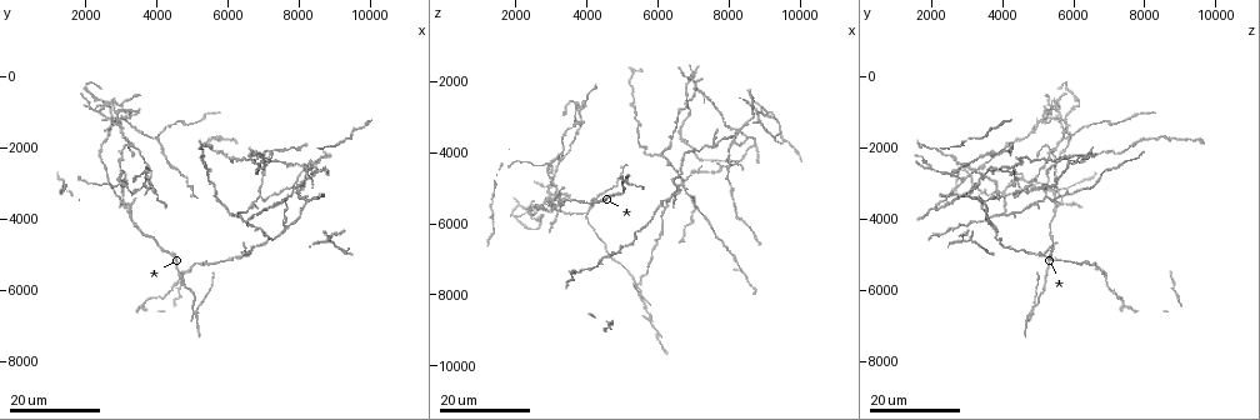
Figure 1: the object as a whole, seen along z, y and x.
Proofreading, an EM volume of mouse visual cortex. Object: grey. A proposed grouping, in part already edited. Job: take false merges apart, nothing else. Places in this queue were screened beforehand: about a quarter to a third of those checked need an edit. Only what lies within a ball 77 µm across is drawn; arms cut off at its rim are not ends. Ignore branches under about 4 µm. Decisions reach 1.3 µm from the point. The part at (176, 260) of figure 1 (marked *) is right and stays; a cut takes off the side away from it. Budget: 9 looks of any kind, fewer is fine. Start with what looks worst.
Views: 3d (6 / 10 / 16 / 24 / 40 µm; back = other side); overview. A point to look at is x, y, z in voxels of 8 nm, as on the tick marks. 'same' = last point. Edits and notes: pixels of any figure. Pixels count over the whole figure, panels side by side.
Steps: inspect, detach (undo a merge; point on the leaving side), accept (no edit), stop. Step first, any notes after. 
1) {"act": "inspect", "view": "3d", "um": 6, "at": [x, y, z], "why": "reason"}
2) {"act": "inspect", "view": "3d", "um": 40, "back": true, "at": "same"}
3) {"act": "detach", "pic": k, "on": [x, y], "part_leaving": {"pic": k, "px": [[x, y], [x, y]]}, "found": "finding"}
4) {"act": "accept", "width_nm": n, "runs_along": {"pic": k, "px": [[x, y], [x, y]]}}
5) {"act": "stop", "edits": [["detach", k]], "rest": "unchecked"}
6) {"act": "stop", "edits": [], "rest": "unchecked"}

{"act": "inspect", "view": "3d", "um": 16, "at": [5100, 6600, 4900], "why": "four-way junction"}

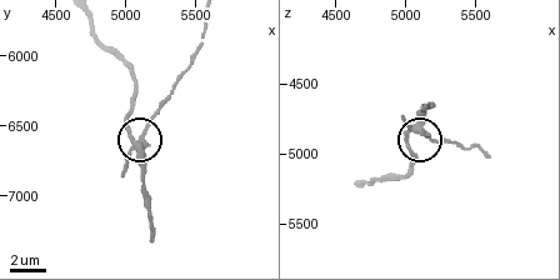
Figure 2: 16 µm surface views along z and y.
{"act": "inspect", "view": "3d", "um": 6, "at": [5100, 6600, 4860]}

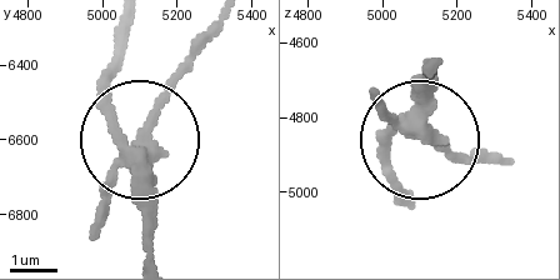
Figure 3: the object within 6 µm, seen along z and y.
{"act": "inspect", "view": "3d", "um": 6, "back": true, "at": [5110, 6600, 4840], "why": "from behind"}

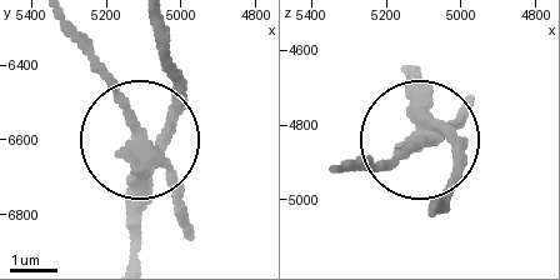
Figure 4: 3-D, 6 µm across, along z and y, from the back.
{"act": "detach", "pic": 4, "on": [186, 219], "part_leaving": {"pic": 4, "px": [[148, 165], [131, 109], [76, 25]]}, "found": "a second cell is stuck on"}

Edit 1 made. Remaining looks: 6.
{"act": "inspect", "view": "3d", "um": 24, "at": [5500, 1800, 7900], "why": "two arms in line, one across"}

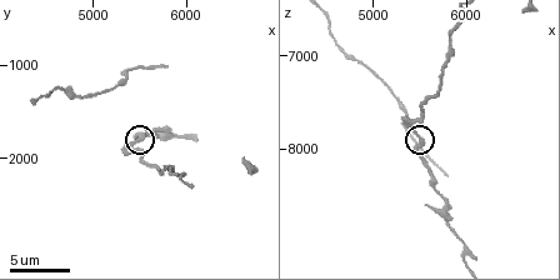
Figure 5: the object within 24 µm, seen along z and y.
{"act": "inspect", "view": "3d", "um": 6, "at": [5400, 1850, 7800], "why": "zoom in"}

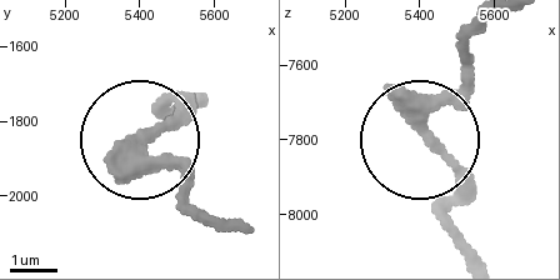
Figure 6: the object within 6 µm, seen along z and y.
{"act": "accept", "found": "continuous, no second cell"}

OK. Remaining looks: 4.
{"act": "inspect", "view": "3d", "um": 16, "at": [7700, 4200, 3700], "why": "small branch off a trunk"}

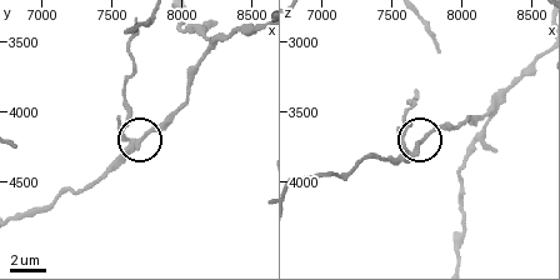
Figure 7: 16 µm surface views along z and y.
{"act": "inspect", "view": "3d", "um": 10, "at": [7680, 4240, 3780]}

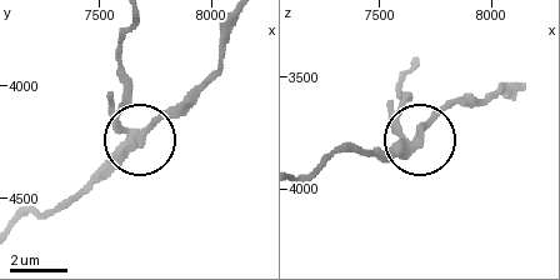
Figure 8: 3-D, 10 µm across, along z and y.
{"act": "detach", "pic": 8, "on": [120, 103], "side_arm_um": 41, "part_leaving": {"pic": 8, "px": [[125, 131], [111, 105], [125, 26]]}, "found": "a second cell is stuck on"}

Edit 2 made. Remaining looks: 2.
{"act": "stop", "edits": [["detach", 4], ["detach", 8]], "rest": "unchecked"}

